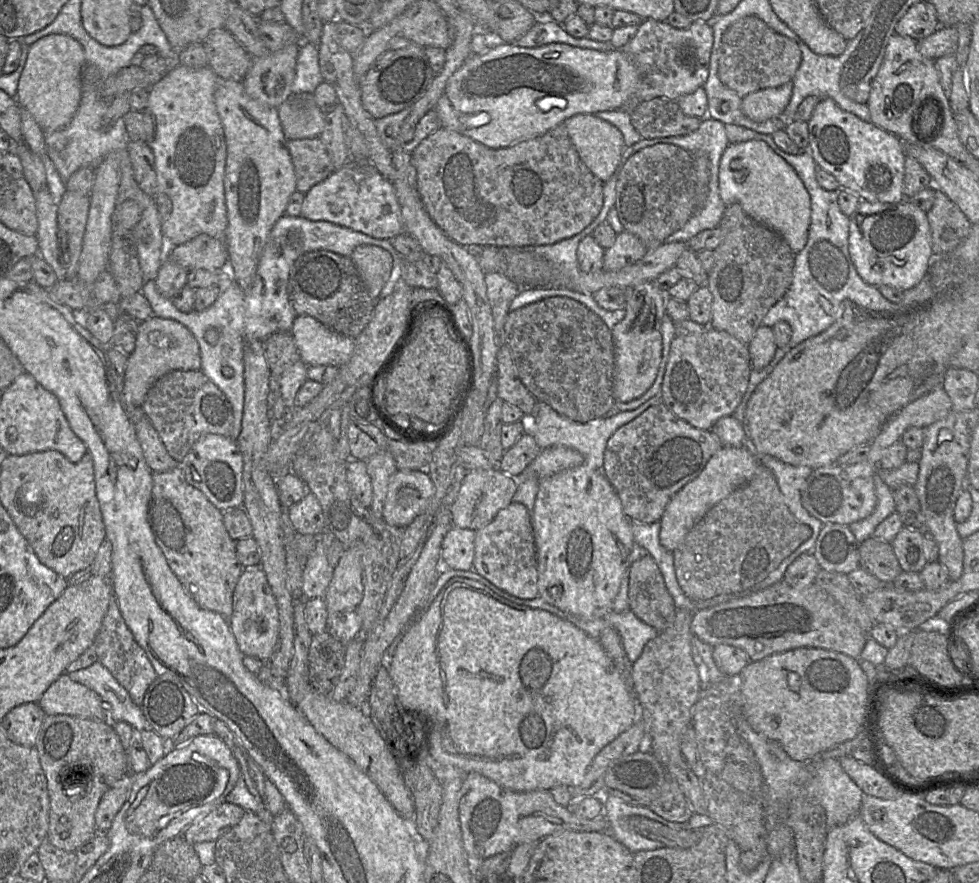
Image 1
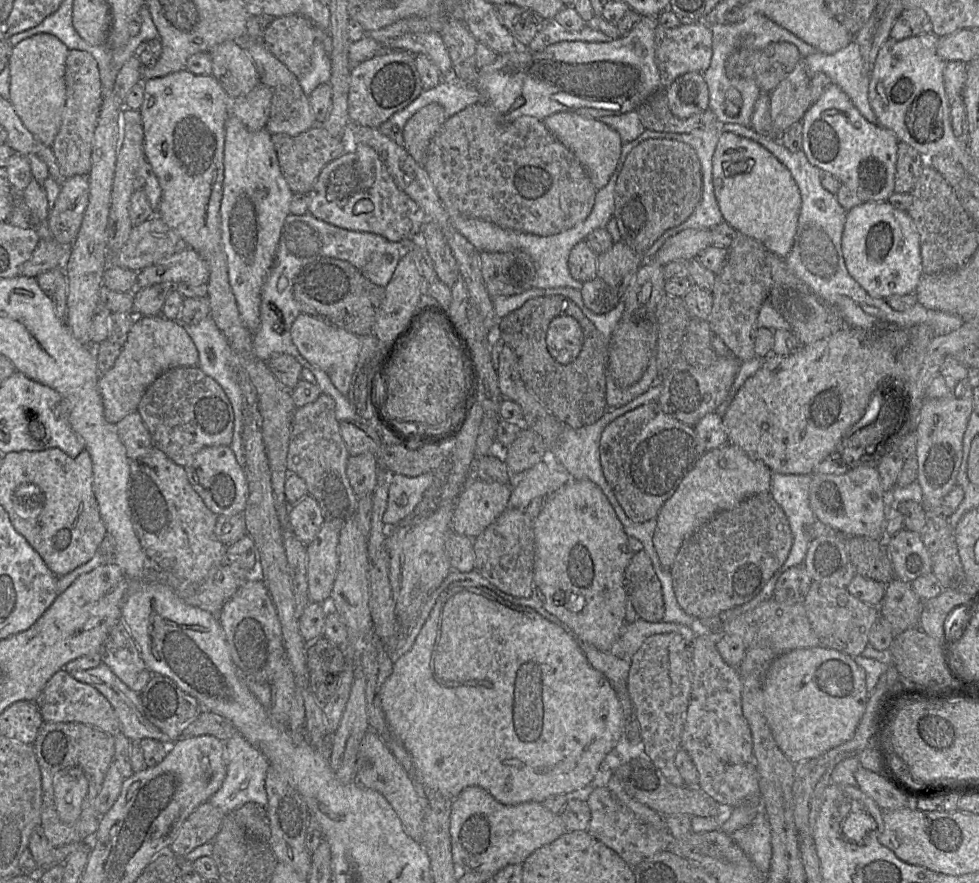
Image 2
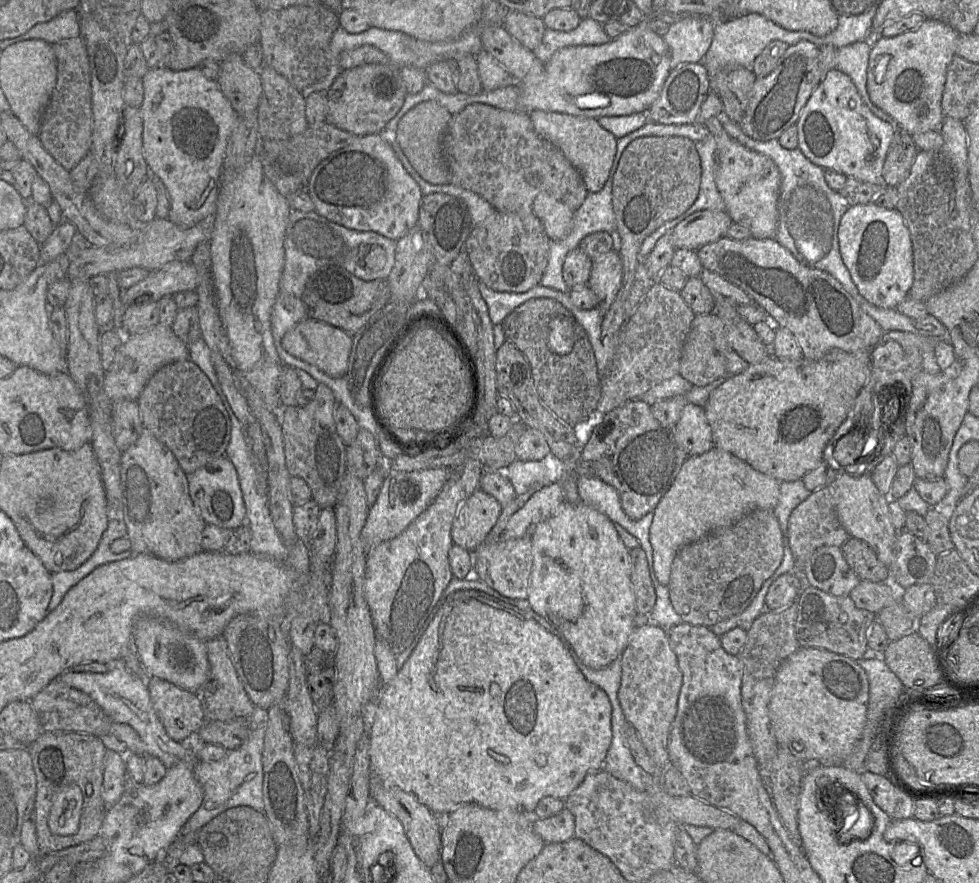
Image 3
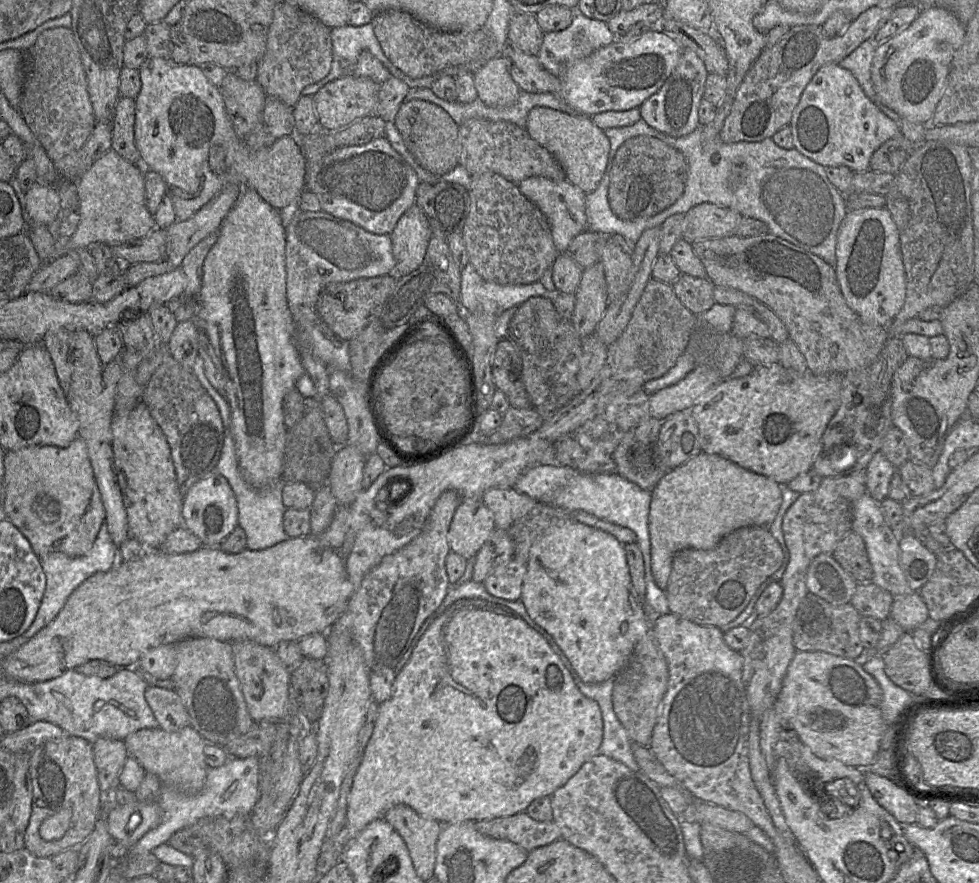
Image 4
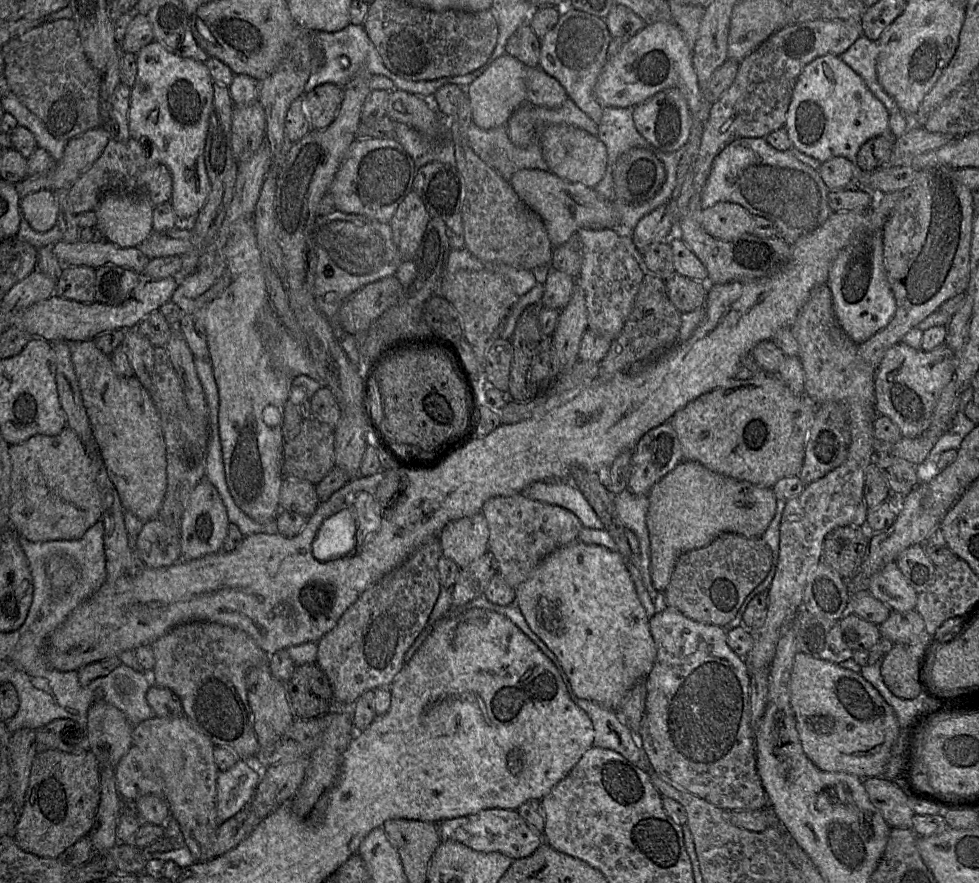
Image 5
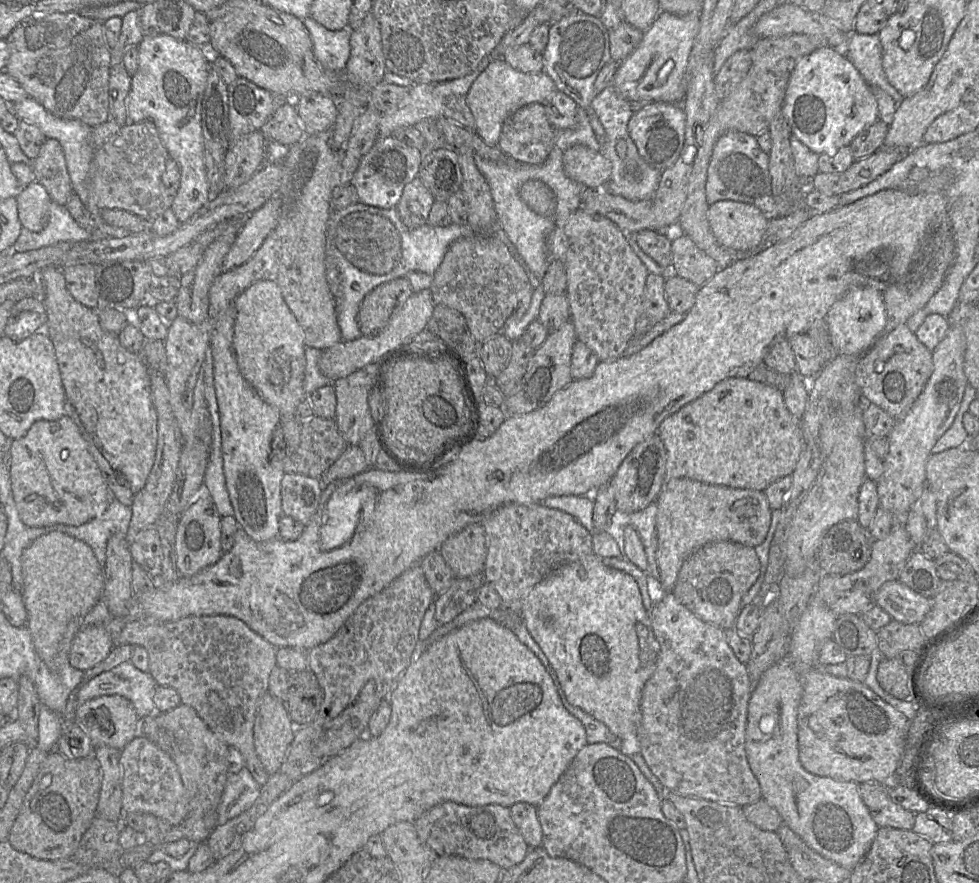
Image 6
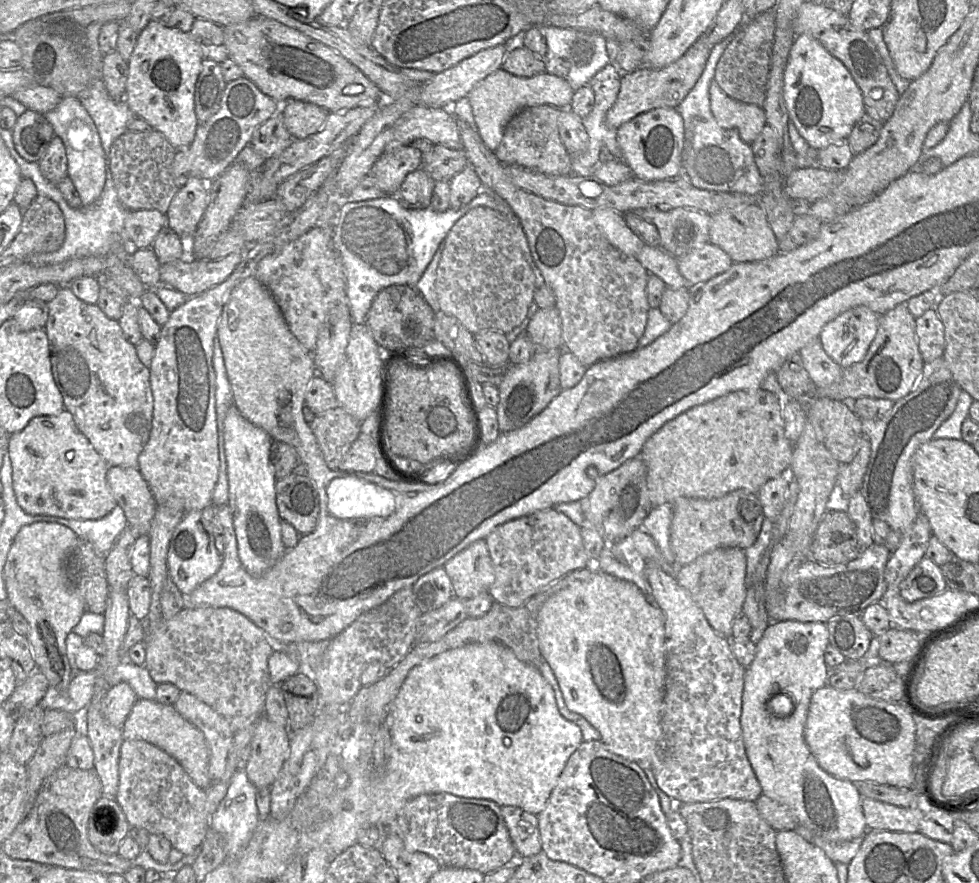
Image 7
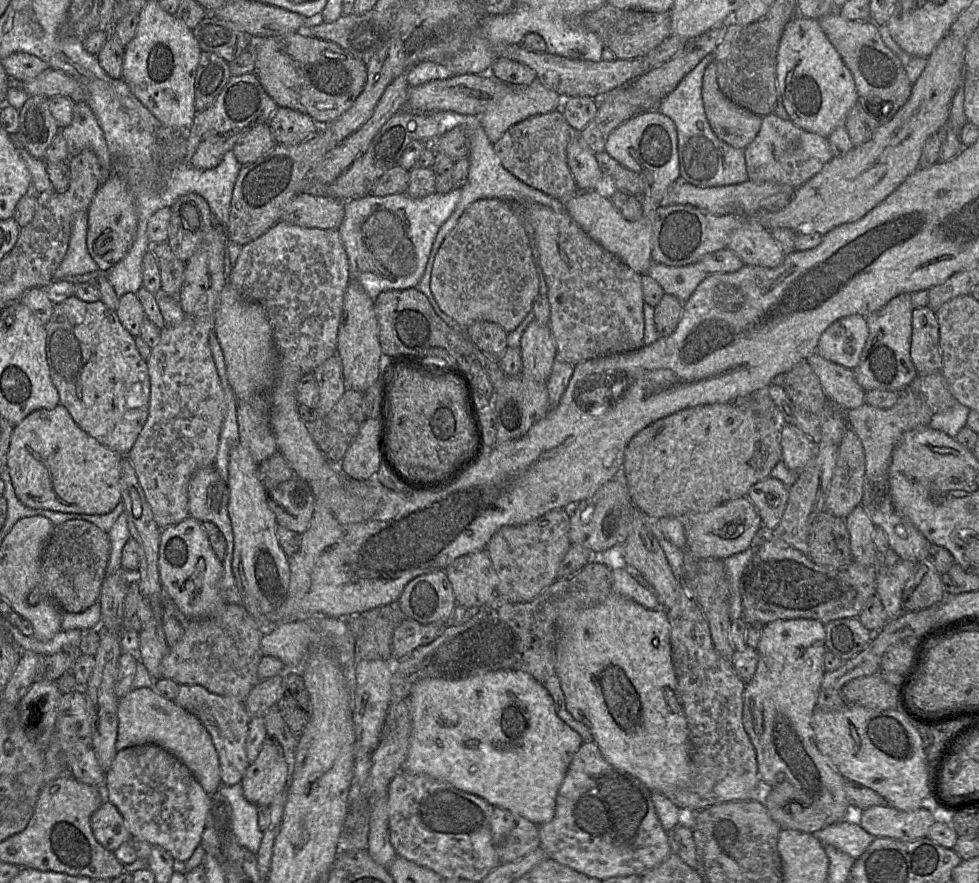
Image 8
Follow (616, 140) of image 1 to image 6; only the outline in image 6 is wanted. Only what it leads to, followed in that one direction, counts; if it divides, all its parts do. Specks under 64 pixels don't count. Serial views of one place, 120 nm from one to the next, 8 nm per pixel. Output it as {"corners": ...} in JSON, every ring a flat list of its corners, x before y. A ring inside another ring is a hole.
{"corners":[[579,144,563,153,562,163,566,176,590,188,606,187,612,172,610,160,600,151]]}

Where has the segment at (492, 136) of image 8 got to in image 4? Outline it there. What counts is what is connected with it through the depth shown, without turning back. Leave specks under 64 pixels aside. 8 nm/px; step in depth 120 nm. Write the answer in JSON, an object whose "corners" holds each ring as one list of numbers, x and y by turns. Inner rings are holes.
{"corners":[[503,55,490,59,474,75,478,99,490,107,512,105,519,97,521,89,513,80,511,62]]}

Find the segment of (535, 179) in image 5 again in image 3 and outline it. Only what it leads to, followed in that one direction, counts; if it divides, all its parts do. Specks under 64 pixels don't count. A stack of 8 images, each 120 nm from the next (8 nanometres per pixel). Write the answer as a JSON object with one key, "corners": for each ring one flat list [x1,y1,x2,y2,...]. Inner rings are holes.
{"corners":[[539,193,533,201,532,209,551,240,562,240,570,233,574,211,550,193]]}

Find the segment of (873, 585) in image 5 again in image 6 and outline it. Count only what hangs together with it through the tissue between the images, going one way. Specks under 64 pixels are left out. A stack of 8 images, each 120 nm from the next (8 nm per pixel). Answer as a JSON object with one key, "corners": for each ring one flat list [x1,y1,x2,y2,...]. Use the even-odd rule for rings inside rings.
{"corners":[[899,580,884,583,875,596,875,604,903,624,920,624,930,610,930,600]]}

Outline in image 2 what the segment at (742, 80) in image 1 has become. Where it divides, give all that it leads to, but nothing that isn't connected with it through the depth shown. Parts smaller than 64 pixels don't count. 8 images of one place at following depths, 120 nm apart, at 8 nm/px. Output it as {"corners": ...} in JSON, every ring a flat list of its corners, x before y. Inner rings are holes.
{"corners":[[776,42,763,49,736,48,726,60,729,78,753,79,762,92,771,92,796,67,802,56,790,42]]}

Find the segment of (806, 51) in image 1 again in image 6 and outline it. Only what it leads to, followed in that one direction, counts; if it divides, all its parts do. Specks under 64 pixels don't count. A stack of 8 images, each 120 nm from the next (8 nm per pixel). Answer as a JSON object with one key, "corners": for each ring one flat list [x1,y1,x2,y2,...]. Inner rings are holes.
{"corners":[[853,32,849,38,845,56,871,88,885,91,897,105,905,99,887,80,882,65,883,47,878,34,867,35]]}

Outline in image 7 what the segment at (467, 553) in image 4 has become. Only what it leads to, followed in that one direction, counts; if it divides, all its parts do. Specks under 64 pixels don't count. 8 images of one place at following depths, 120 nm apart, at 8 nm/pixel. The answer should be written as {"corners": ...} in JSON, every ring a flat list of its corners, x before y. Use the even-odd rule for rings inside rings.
{"corners":[[484,539,470,544,450,558,443,567,451,580,453,596,459,599,468,600,481,593,488,592,495,580,493,562]]}

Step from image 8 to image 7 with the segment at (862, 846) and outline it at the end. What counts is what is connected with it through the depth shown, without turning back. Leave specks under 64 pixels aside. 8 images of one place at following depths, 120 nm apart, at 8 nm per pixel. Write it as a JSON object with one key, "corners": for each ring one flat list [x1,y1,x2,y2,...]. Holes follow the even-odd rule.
{"corners":[[804,826,796,827,794,832,799,834,806,841,821,848,832,862,834,863,840,862,847,865,856,856,864,840,863,835,850,841,844,842,829,841,822,838,821,836,817,835,809,828]]}

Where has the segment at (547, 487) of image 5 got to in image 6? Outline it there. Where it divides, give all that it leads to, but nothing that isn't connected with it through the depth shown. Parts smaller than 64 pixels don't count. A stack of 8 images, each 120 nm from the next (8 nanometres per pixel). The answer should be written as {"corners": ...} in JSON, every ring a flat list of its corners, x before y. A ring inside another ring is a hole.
{"corners":[[591,495,552,496,546,498,542,503,544,506,571,515,591,534,595,532,593,526,594,502]]}

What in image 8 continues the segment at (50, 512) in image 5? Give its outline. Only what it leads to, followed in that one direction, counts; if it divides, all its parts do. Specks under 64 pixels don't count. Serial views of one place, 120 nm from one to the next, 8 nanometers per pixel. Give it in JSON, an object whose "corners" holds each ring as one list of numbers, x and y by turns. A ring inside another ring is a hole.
{"corners":[[59,404,53,409,37,409,13,427,7,454,15,494,31,508,66,513,102,515,111,512,122,500,120,467,123,456,103,446,74,421,69,411]]}

